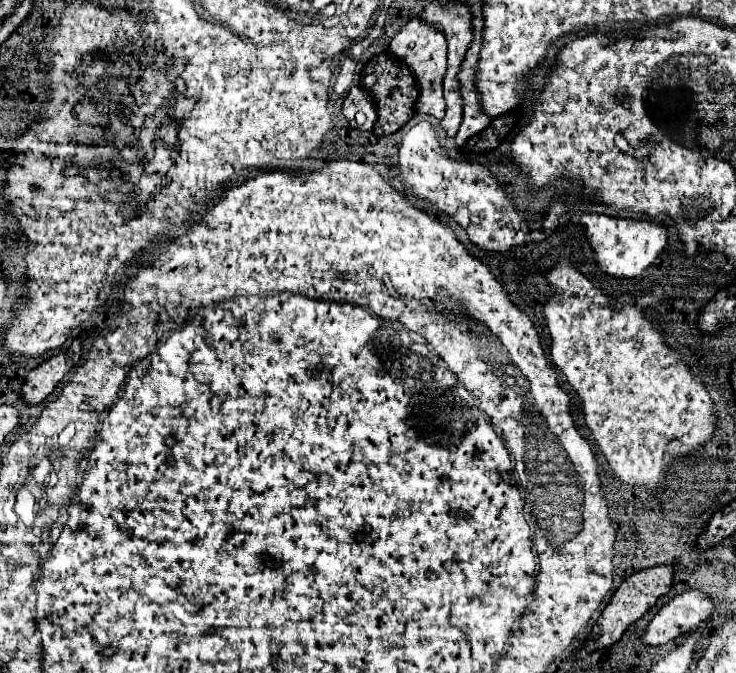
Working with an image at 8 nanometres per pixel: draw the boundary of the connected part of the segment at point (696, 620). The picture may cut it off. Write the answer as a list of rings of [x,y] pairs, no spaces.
[[[684,591],[660,607],[656,617],[650,621],[642,643],[664,645],[680,635],[696,631],[716,611],[714,599],[704,591]]]

